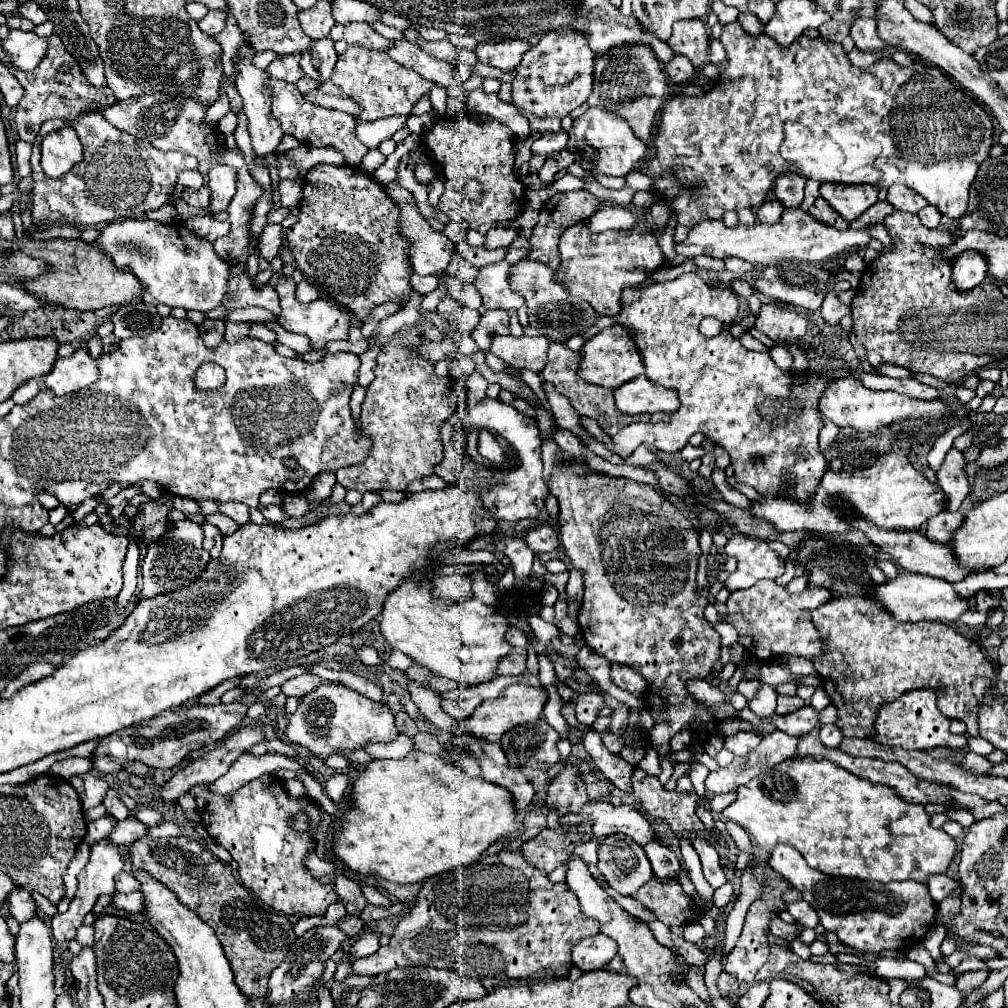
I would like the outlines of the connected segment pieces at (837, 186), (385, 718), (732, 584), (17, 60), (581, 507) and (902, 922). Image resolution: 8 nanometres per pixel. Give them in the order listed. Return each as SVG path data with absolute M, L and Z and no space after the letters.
M823 183L821 197L847 221L857 219L863 211L877 203L875 185L845 185L845 183Z
M323 683L307 693L297 711L289 717L285 741L307 747L317 757L325 759L331 753L353 751L367 741L391 741L397 737L395 715L385 701L373 701L343 683Z
M733 535L725 545L725 553L737 559L737 569L725 581L727 591L747 589L761 579L775 579L785 571L781 557L757 537Z
M13 29L3 41L3 49L9 53L15 67L31 72L44 58L48 43L49 37L39 37L33 31Z
M575 461L553 465L549 491L559 501L559 525L565 553L571 567L581 569L585 579L585 595L577 623L585 643L597 655L603 655L611 663L625 663L647 679L649 689L645 693L645 703L655 725L645 731L645 737L649 747L653 747L659 757L669 757L673 755L669 741L675 733L683 729L709 729L711 725L719 725L713 711L701 705L687 691L689 679L705 679L711 673L711 665L719 659L721 645L719 633L703 615L707 599L695 593L695 573L701 555L699 529L693 527L687 513L679 511L667 497L647 483L611 477L601 471L583 475L575 473L575 469Z
M777 845L769 857L769 865L781 877L803 893L803 899L817 911L821 925L835 933L841 943L857 949L879 953L883 949L907 949L925 937L935 921L935 903L929 889L917 881L853 881L845 877L823 875L807 865L807 861L789 845Z

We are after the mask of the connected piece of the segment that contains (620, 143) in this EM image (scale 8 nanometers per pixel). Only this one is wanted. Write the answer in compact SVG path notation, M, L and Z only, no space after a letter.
M589 107L581 117L573 121L567 149L575 155L575 161L585 169L585 173L591 173L595 169L609 177L627 177L631 171L637 171L647 159L647 147L633 135L631 127L627 127L623 119L597 107Z

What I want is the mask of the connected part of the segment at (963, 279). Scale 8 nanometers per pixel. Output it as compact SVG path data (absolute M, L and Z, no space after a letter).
M965 251L951 259L951 281L957 289L967 291L979 285L987 275L987 263L983 263L983 255L977 251Z

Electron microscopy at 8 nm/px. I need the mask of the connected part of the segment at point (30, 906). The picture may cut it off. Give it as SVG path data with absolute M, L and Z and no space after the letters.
M15 887L9 897L7 897L7 905L9 905L9 913L19 921L27 921L35 911L35 901L31 897L31 893L25 889L25 887Z

